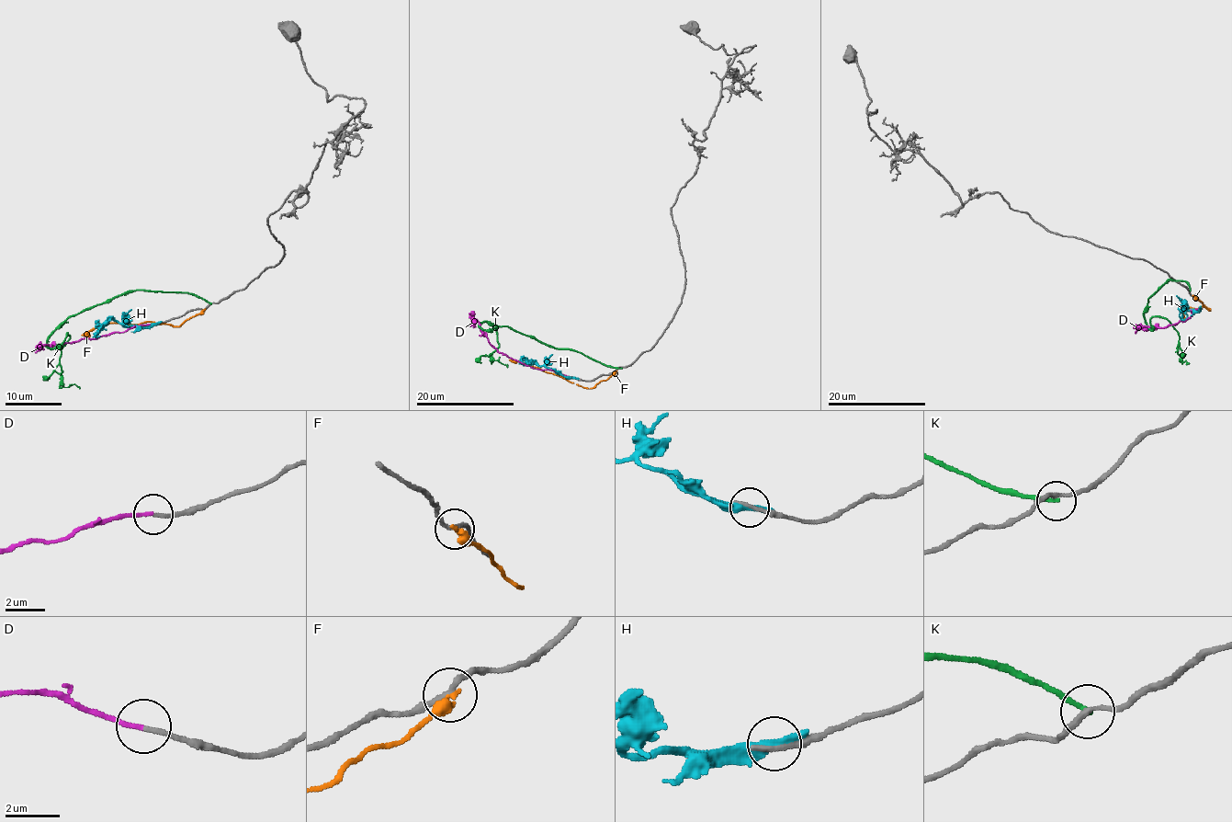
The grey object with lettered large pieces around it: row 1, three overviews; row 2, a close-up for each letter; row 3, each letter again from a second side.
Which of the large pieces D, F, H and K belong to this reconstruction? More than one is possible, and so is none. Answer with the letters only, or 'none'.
D

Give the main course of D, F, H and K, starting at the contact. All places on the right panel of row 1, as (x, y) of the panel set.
D: (1197, 309), (1188, 319), (1163, 327), (1141, 326), (1135, 334)
F: (1193, 296), (1211, 309), (1189, 308), (1181, 317)
H: (1200, 308), (1190, 310), (1186, 304), (1181, 320)
K: (1190, 291), (1185, 281), (1170, 279), (1148, 299), (1144, 315), (1152, 328), (1153, 316), (1166, 317), (1189, 364)

